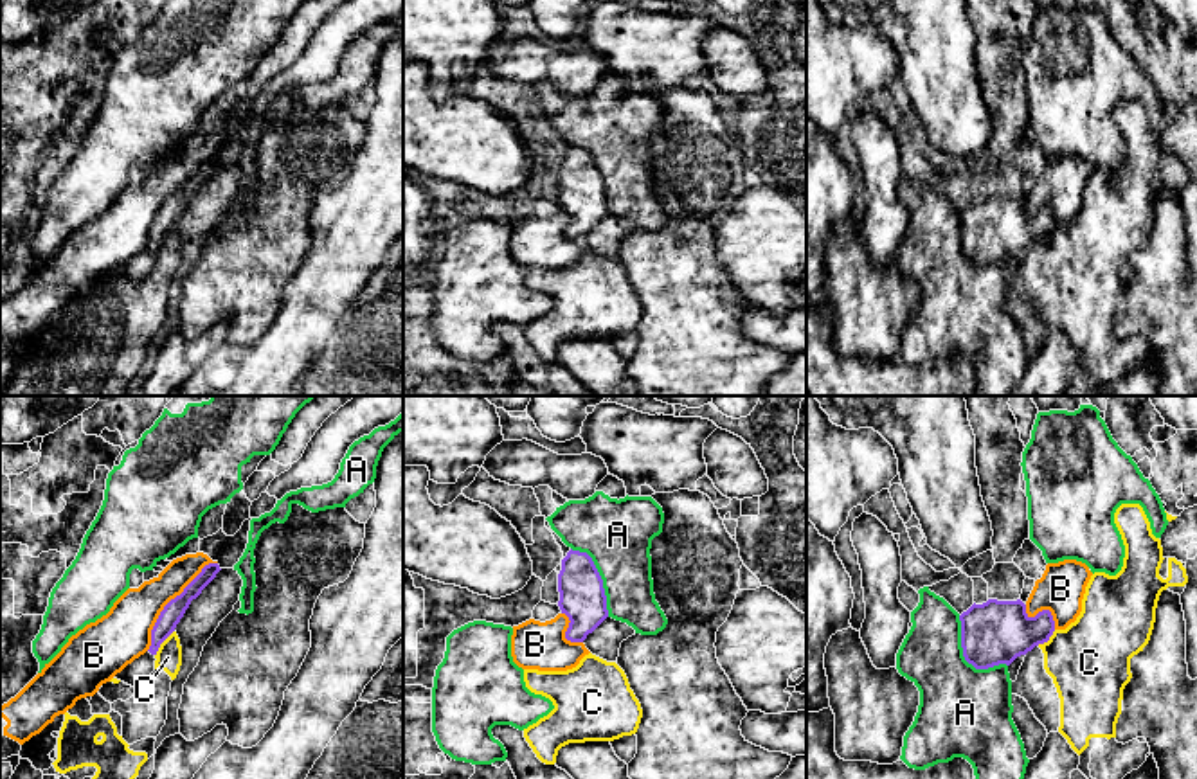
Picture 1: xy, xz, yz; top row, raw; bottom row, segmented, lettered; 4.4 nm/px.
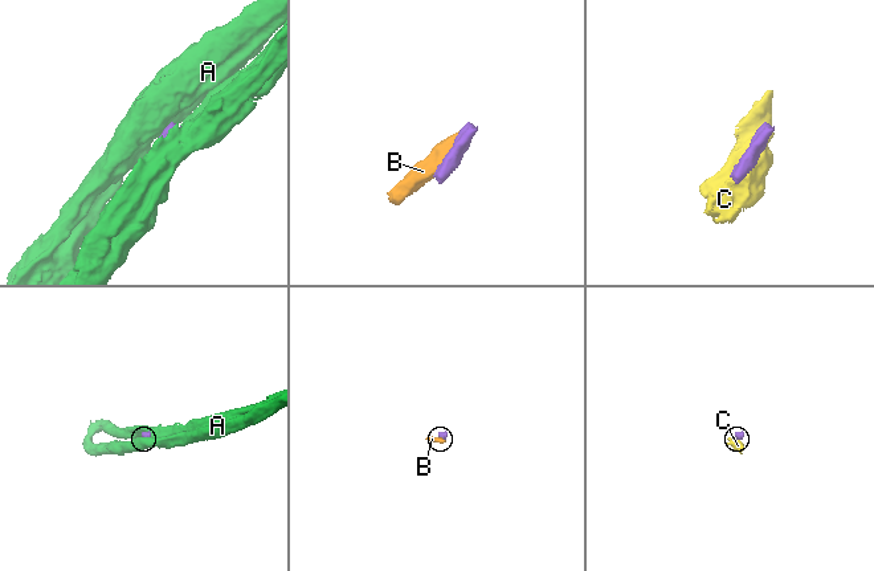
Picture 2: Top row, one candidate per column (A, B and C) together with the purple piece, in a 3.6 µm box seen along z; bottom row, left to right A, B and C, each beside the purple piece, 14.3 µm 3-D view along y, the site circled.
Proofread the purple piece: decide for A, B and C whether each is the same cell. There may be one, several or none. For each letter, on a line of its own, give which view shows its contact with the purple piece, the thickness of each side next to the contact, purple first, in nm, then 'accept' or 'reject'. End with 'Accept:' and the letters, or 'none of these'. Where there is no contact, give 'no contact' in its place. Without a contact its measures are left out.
A: contact in yz; calibres 280 and 400 nm; reject
B: contact in xy; calibres 90 and 240 nm; reject
C: contact in xy; calibres 90 and 110 nm; reject
Accept: none of these

